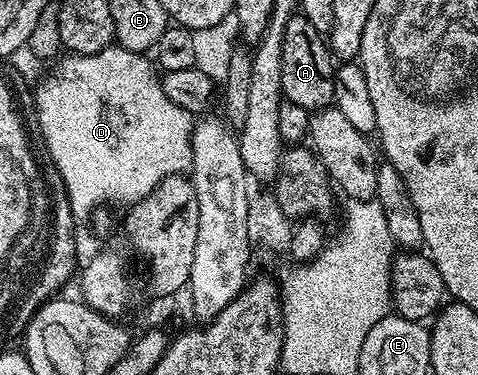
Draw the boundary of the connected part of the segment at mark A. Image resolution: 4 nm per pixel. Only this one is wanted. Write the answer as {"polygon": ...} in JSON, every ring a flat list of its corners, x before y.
{"polygon":[[295,16,287,20,283,36,283,84,281,93,284,101,299,104,299,108,316,112,334,105,338,97,335,92,333,72,335,59,327,45,326,39,311,24,311,20]]}

